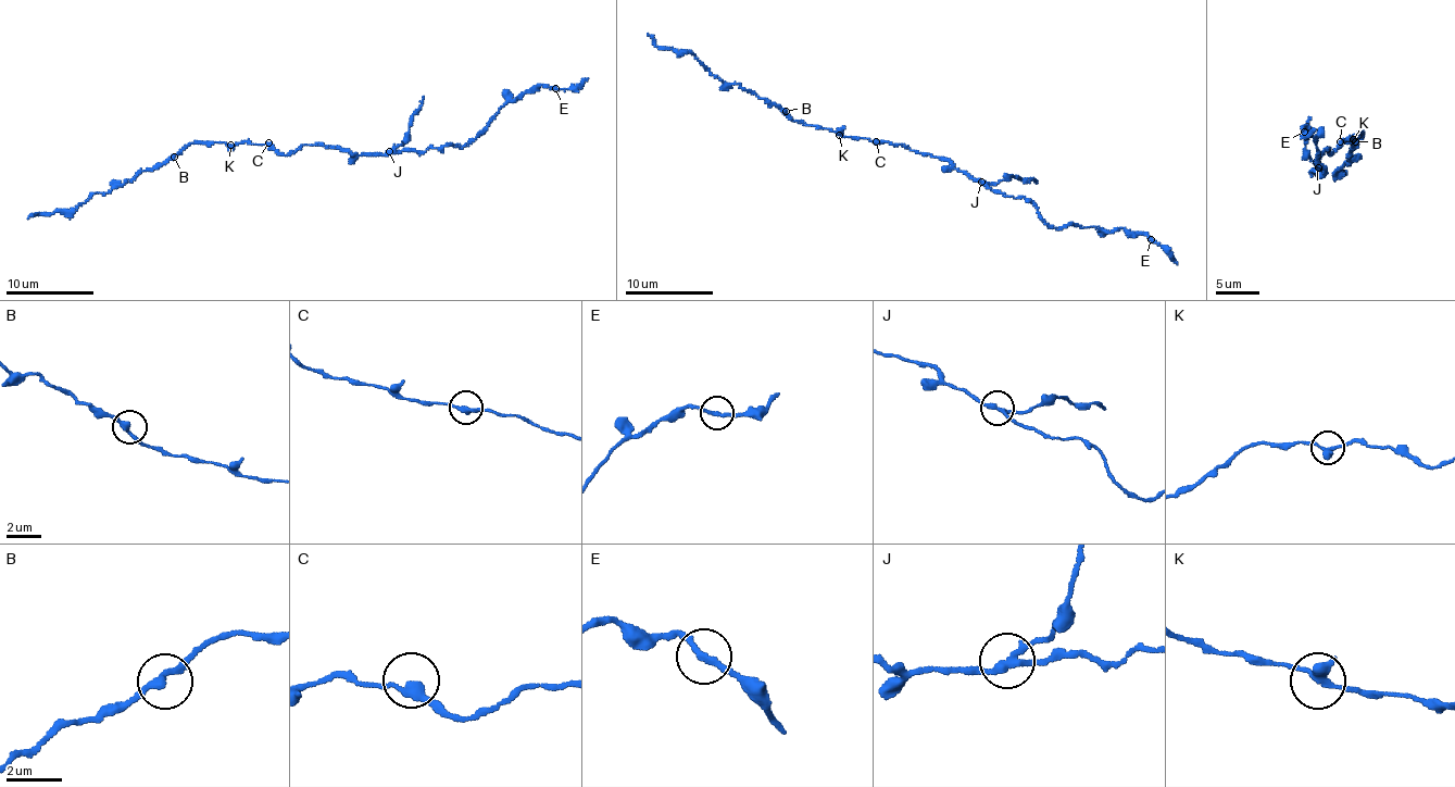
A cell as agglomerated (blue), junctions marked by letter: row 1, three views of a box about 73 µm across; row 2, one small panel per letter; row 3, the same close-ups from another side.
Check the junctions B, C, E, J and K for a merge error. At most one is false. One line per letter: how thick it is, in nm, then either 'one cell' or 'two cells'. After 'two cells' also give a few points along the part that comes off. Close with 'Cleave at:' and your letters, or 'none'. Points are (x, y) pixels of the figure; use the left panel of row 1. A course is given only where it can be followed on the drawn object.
B: 260 nm thick; one cell
C: 280 nm thick; one cell
E: 220 nm thick; one cell
J: 240 nm thick; two cells; foreign part runs (388, 151), (401, 146), (409, 132), (410, 119), (424, 97)
K: 320 nm thick; one cell
Cleave at: J

